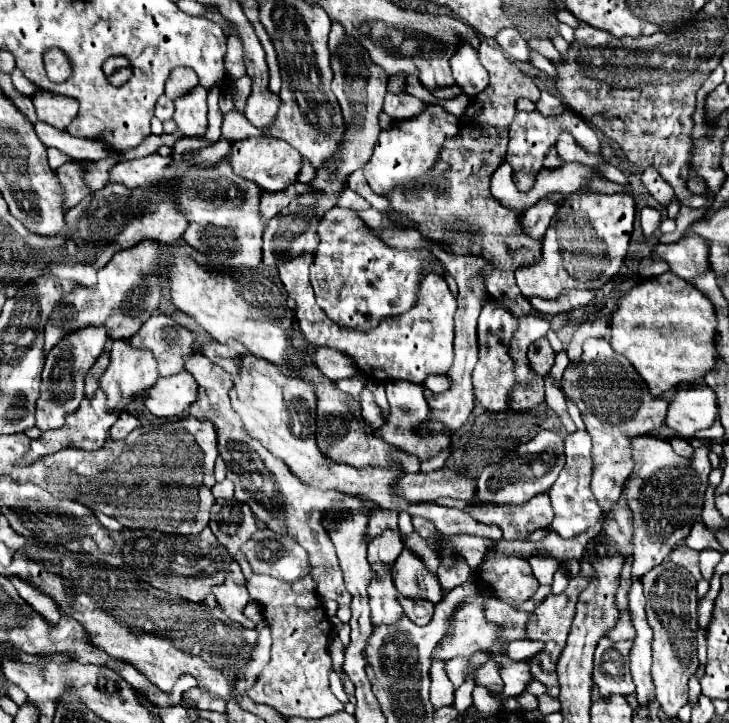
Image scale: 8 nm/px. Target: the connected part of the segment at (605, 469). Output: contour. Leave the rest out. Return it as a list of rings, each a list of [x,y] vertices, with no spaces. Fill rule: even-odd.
[[[608,349],[596,361],[568,365],[562,377],[562,389],[566,391],[568,399],[580,409],[586,431],[592,437],[592,491],[602,509],[610,511],[612,505],[620,501],[624,483],[634,469],[632,439],[636,439],[636,435],[646,435],[664,423],[668,401],[664,397],[652,397],[644,379],[640,379],[632,363]]]

